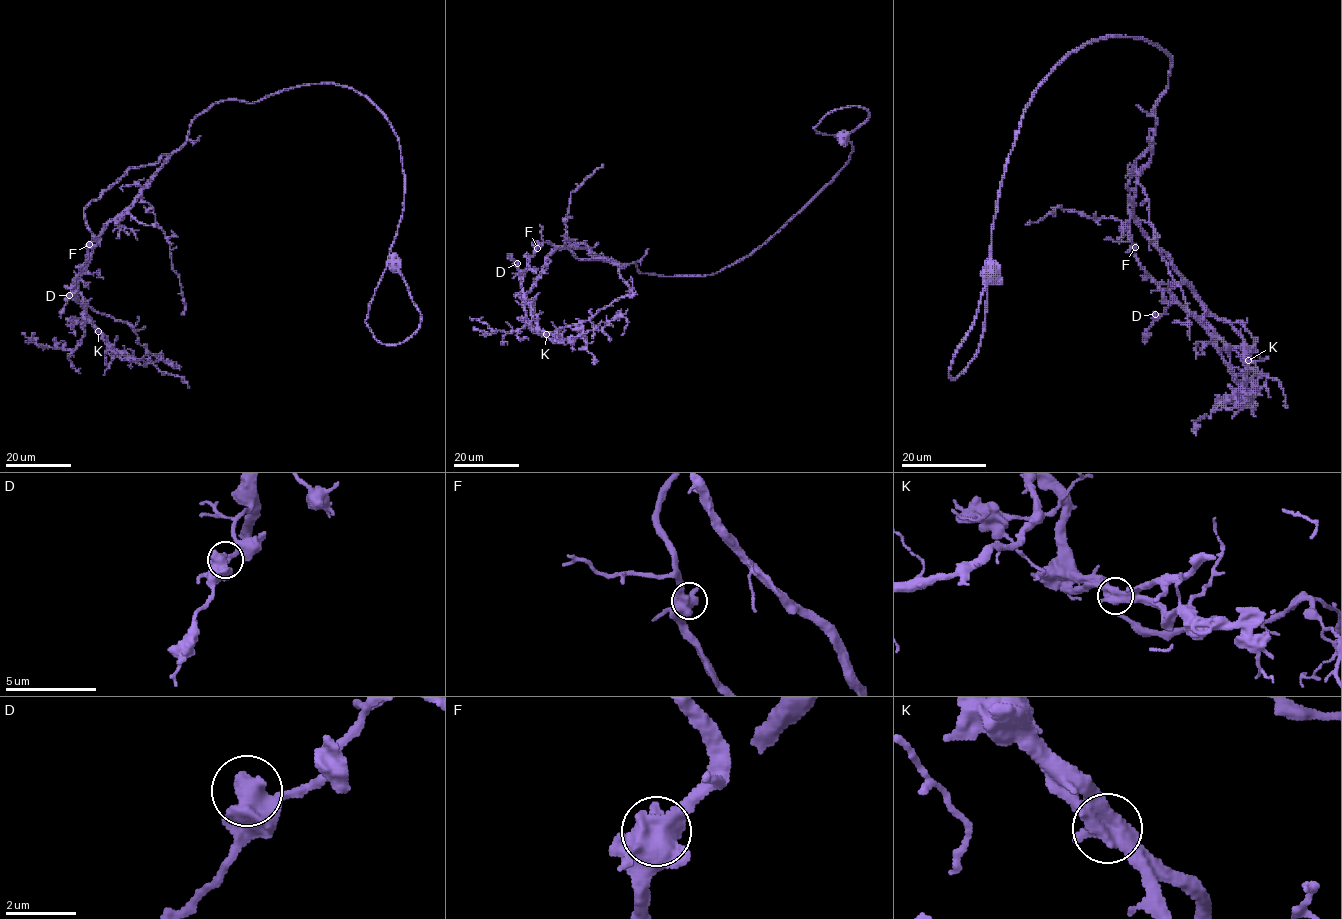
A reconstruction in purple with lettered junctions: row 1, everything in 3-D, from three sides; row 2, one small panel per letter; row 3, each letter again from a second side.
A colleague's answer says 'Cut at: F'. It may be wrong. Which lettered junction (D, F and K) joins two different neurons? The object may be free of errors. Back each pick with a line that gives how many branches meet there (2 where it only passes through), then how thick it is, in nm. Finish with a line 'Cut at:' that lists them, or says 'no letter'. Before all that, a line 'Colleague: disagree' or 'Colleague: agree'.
Colleague: disagree
Cut at: no letter

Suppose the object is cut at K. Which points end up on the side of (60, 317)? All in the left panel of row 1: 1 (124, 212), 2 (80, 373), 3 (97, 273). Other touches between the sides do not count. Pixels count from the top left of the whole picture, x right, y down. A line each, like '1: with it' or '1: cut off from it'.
1: cut off from it
2: cut off from it
3: cut off from it

